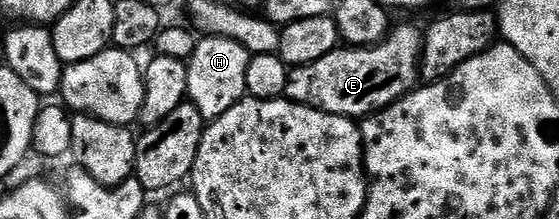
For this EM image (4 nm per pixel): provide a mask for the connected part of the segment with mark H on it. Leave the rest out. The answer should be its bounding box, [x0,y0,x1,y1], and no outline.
[186,36,252,122]

